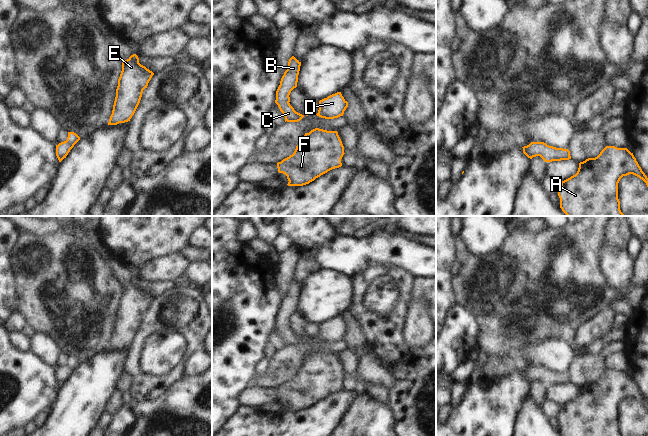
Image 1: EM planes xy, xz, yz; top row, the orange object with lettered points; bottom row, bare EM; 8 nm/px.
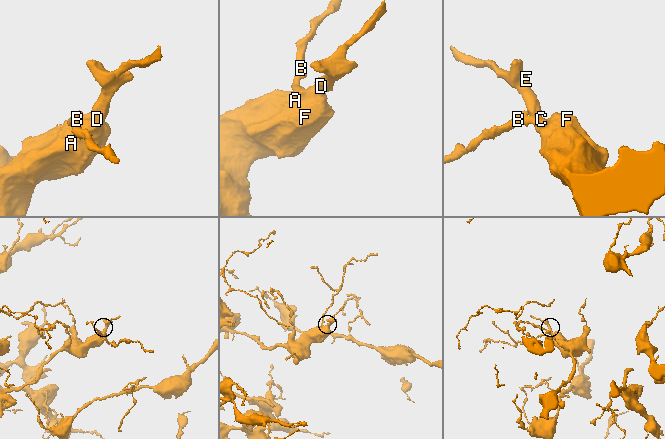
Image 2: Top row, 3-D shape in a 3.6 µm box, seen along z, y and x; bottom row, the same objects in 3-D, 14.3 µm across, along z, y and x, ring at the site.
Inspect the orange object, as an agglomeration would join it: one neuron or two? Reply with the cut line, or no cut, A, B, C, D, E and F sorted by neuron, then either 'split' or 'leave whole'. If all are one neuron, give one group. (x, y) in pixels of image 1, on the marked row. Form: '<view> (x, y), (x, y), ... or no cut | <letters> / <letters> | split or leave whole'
no cut | A B C D E F | leave whole

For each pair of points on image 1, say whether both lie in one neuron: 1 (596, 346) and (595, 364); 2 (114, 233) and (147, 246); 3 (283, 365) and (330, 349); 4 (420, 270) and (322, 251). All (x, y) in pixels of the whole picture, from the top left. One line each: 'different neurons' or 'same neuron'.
1: different neurons
2: same neuron
3: same neuron
4: same neuron

